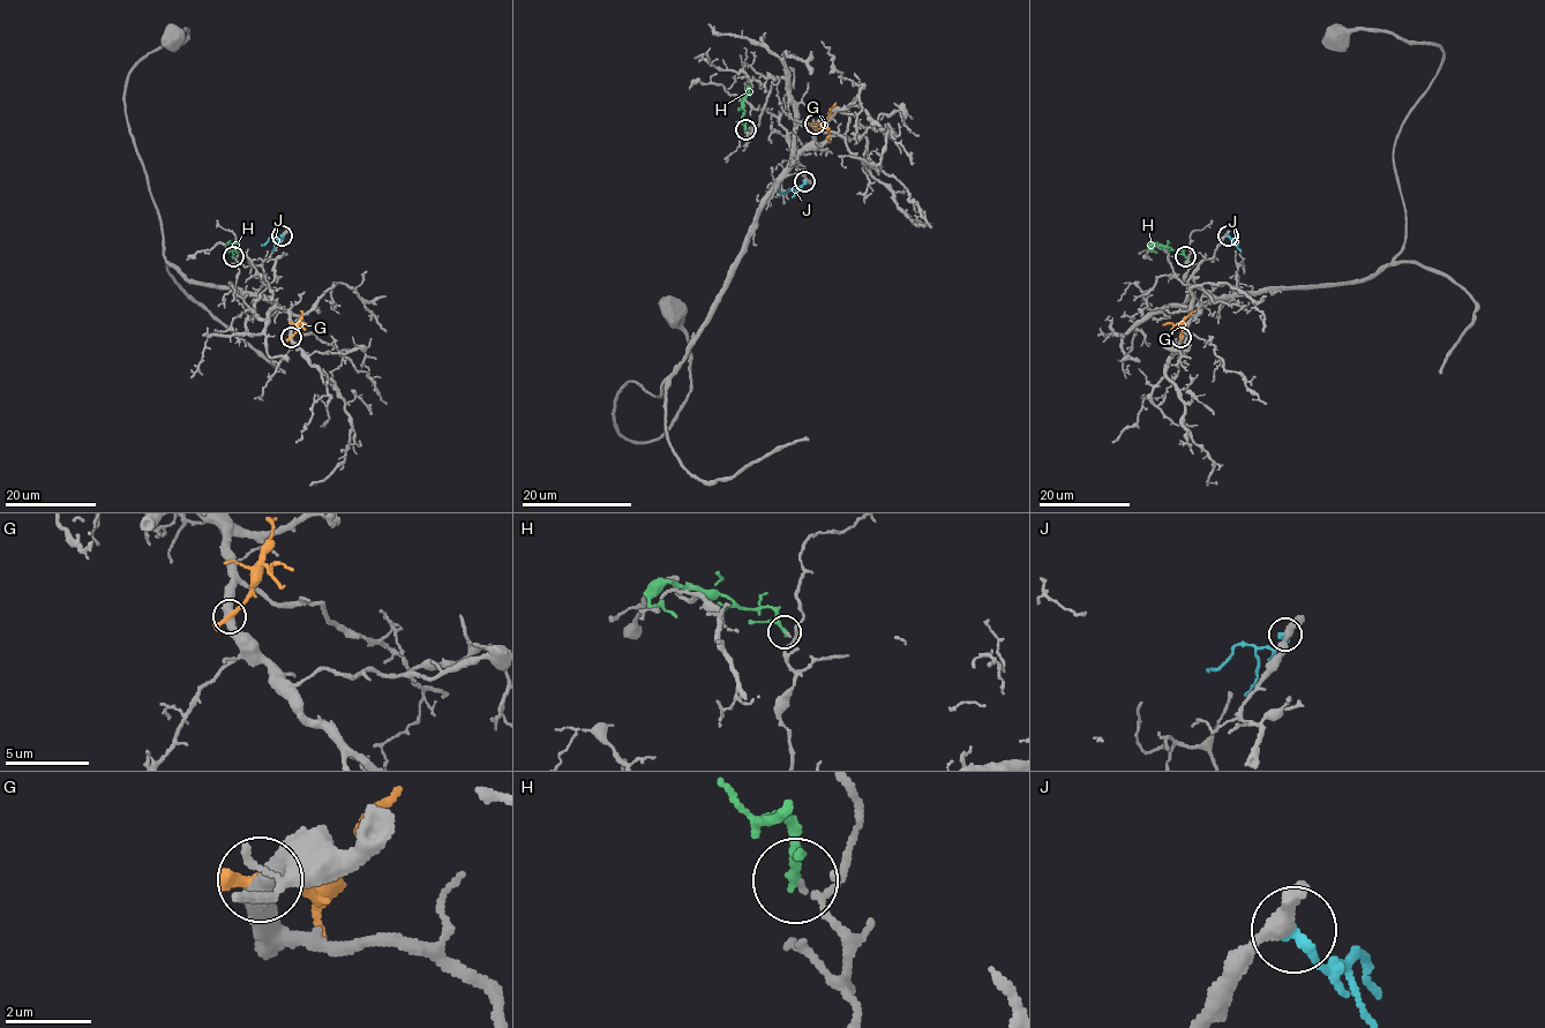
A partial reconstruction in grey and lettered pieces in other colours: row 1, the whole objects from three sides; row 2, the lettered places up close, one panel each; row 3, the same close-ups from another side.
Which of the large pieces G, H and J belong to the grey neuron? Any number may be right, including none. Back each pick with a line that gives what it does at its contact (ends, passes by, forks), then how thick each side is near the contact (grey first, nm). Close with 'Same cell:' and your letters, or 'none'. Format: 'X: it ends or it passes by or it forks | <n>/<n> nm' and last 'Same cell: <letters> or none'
Same cell: none

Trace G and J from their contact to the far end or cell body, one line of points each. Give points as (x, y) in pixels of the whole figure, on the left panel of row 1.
G: (290, 337), (299, 323), (307, 324)
J: (283, 235), (261, 245)

